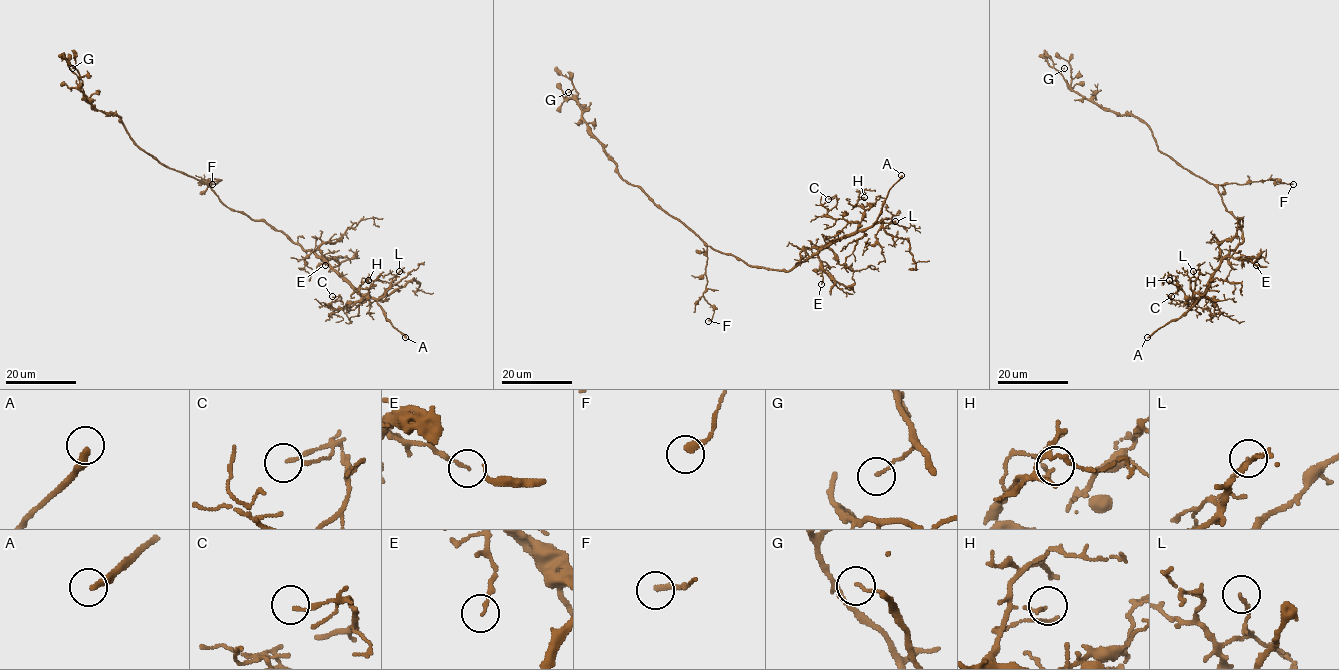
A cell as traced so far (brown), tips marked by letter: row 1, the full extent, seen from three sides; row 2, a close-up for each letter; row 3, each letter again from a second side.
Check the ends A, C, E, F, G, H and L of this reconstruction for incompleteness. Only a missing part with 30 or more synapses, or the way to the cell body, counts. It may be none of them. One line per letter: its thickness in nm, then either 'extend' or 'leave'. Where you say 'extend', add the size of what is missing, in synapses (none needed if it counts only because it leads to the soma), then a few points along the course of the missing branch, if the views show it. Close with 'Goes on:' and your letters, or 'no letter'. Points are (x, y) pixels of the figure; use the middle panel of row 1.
A: 300 nm thick; extend; missing branch runs (901, 175), (911, 163), (914, 168), (911, 184), (916, 185), (954, 159), (967, 144)
C: 120 nm thick; leave
E: 110 nm thick; leave
F: 240 nm thick; leave
G: 90 nm thick; leave
H: 130 nm thick; leave
L: 130 nm thick; leave
Goes on: A

